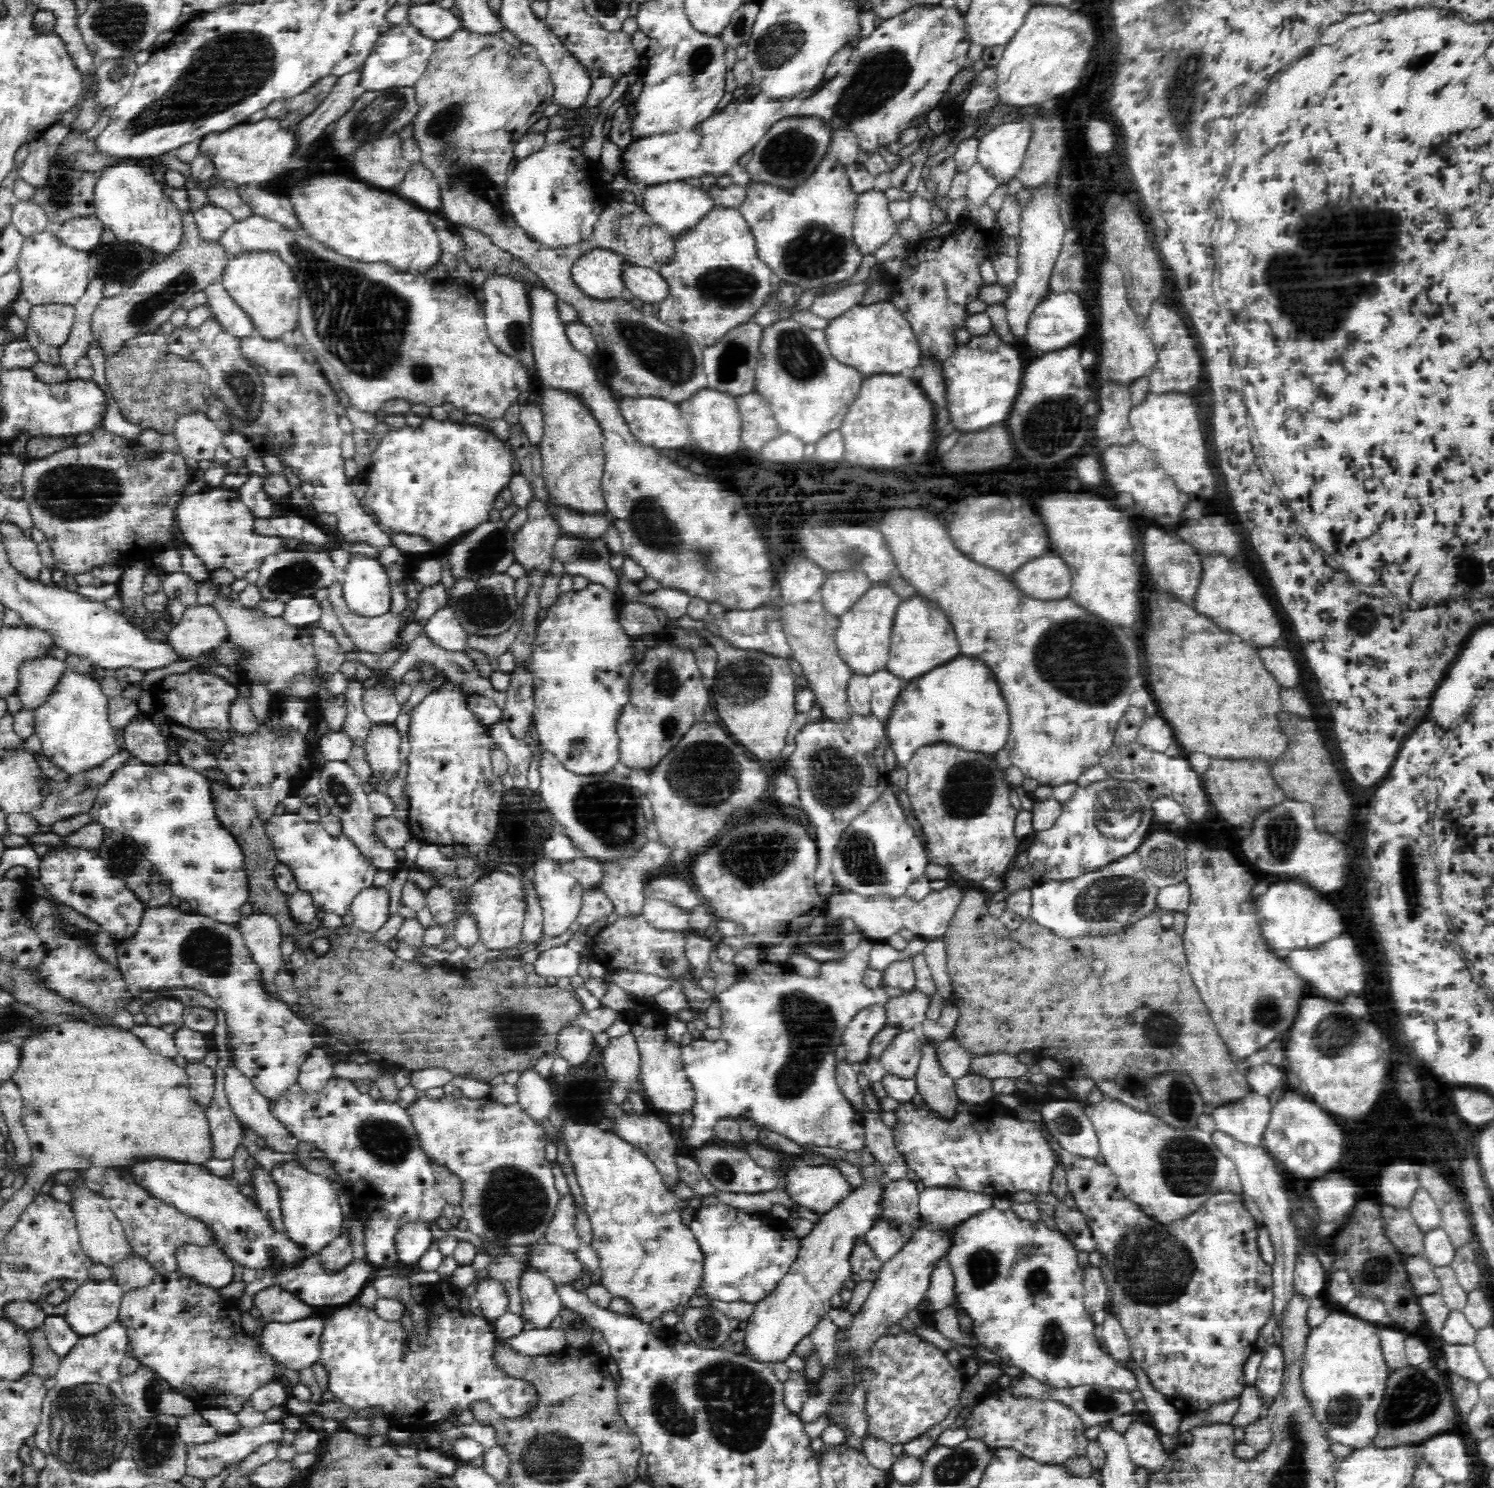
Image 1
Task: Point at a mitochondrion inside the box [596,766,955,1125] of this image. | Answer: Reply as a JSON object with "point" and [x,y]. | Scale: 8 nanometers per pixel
{"point":[812,1026]}

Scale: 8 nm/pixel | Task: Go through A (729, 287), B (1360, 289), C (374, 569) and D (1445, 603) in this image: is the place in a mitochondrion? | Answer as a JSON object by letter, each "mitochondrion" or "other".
{"A":"mitochondrion","B":"other","C":"other","D":"other"}

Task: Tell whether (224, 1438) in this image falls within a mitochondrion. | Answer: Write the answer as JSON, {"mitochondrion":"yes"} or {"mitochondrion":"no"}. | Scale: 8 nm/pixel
{"mitochondrion":"no"}

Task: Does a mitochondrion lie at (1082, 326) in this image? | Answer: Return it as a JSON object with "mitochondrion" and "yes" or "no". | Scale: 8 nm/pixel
{"mitochondrion":"no"}

